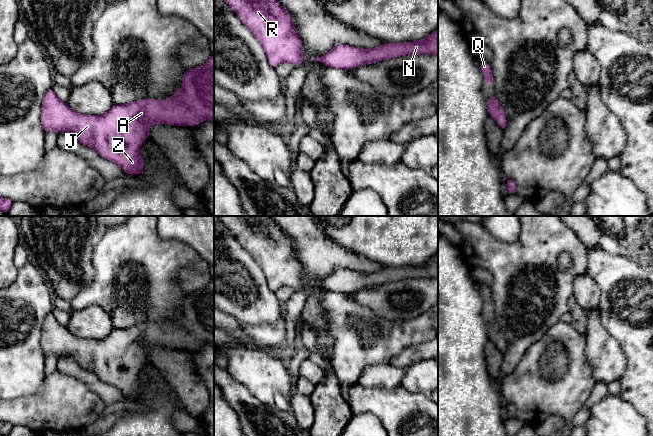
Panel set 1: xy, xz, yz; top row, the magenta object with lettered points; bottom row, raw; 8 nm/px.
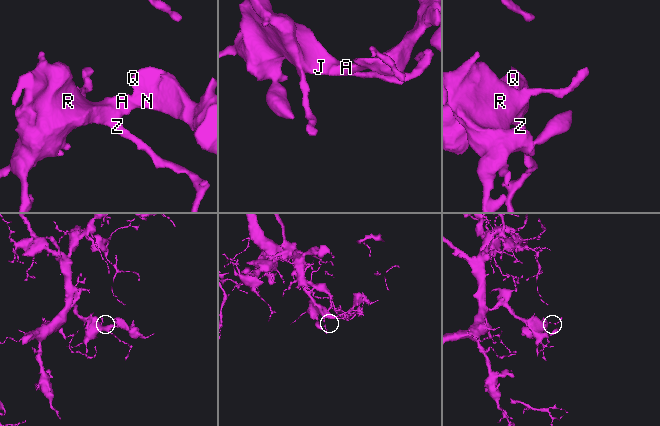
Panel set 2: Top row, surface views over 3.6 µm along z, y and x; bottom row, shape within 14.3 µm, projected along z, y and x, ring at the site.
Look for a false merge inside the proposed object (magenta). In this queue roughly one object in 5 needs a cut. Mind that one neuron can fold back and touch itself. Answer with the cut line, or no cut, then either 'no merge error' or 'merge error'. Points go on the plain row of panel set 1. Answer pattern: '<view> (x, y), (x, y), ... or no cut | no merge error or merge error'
no cut | no merge error

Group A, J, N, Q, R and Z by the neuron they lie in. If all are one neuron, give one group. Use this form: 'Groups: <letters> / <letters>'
Groups: A J N Q R Z

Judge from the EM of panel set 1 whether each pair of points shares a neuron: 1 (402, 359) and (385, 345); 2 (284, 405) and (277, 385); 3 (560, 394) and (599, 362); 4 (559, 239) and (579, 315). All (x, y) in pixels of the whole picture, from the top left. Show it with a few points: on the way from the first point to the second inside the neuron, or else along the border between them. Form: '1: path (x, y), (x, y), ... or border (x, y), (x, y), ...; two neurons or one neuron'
1: border (417, 344), (406, 346), (388, 363); two neurons
2: border (288, 398), (280, 393), (275, 393), (273, 404); two neurons
3: border (584, 346), (584, 352), (591, 367), (594, 381); two neurons
4: border (572, 295), (569, 300), (568, 311); two neurons

